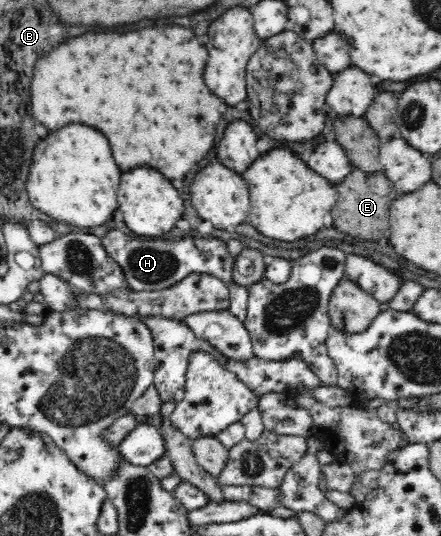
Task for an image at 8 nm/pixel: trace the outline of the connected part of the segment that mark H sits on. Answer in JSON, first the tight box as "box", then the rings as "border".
{"box":[101,229,249,321],"border":[[[110,229],[101,239],[104,249],[122,268],[124,280],[129,289],[137,292],[160,291],[182,281],[191,273],[207,273],[219,277],[229,289],[229,312],[240,321],[247,316],[247,301],[249,300],[248,287],[238,285],[233,278],[235,257],[226,248],[227,242],[214,237],[198,237],[194,239],[188,235],[180,241],[156,241],[156,239],[134,239],[124,235],[124,231]]]}

